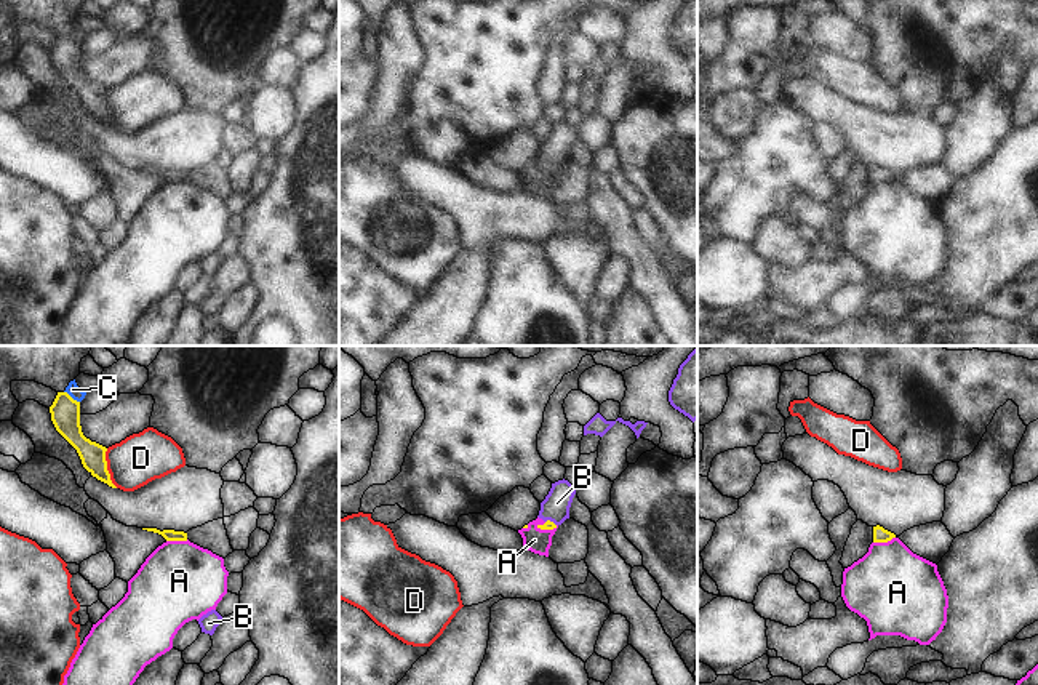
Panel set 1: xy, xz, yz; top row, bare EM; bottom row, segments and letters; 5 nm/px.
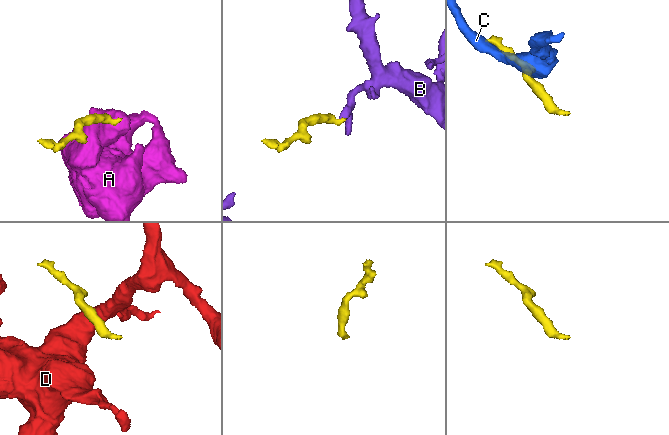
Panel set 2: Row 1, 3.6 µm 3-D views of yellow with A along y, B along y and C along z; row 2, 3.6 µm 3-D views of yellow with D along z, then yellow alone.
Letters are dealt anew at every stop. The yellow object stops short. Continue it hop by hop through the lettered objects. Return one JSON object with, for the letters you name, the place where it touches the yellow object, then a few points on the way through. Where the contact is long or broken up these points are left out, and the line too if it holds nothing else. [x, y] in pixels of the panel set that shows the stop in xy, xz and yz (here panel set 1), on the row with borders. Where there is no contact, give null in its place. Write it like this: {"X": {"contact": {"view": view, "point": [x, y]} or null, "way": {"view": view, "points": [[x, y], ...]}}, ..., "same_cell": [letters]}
{"B": {"contact": {"view": "xz", "point": [549, 520]}, "way": {"view": "xz", "points": [[549, 525], [549, 520], [555, 508]]}}, "same_cell": ["B"]}

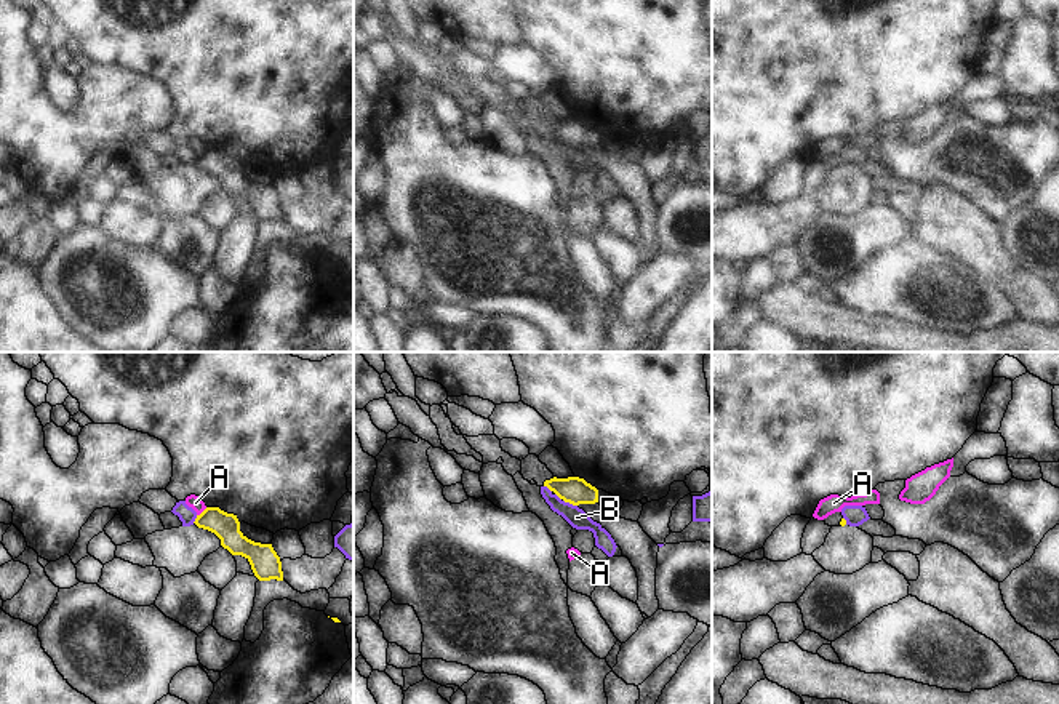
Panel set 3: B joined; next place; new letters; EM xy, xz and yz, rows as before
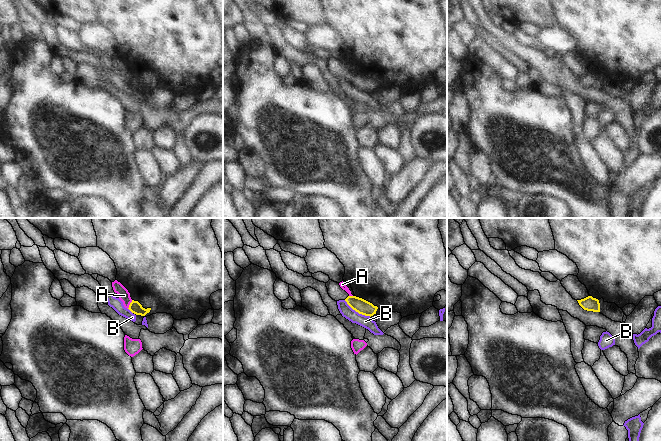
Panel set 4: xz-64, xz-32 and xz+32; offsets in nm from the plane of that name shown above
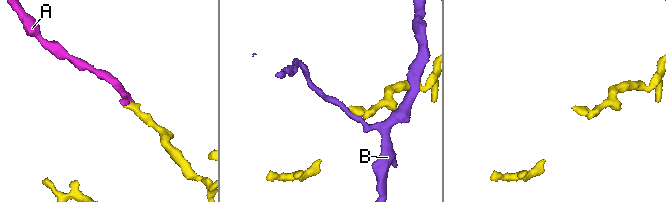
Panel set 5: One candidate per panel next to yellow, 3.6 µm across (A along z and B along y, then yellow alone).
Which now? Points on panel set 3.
{"same_cell": []}

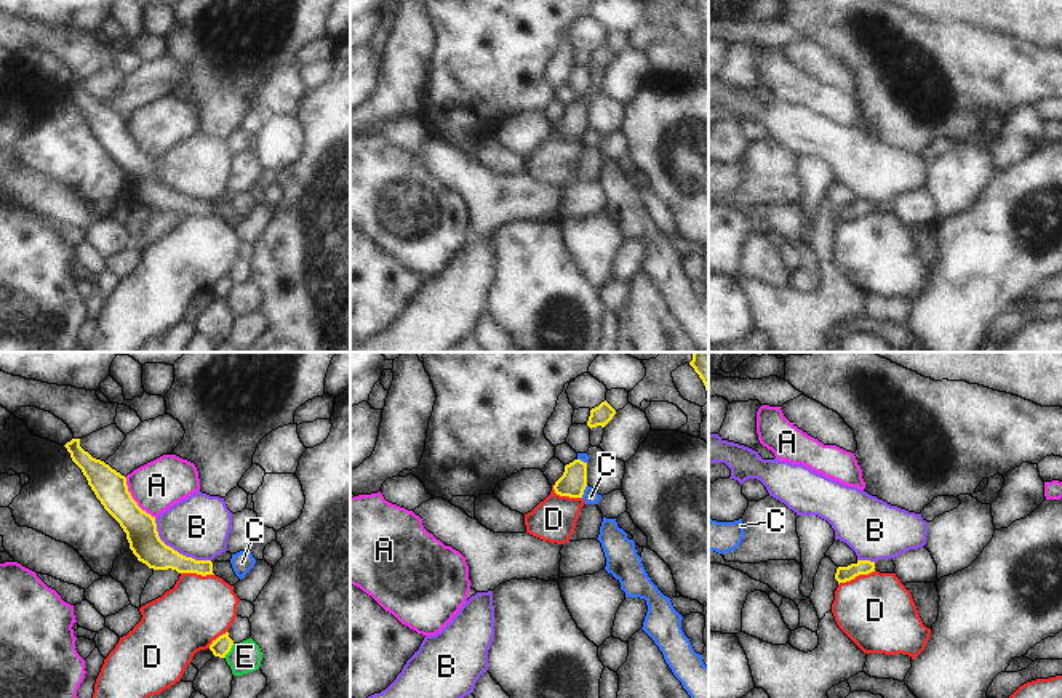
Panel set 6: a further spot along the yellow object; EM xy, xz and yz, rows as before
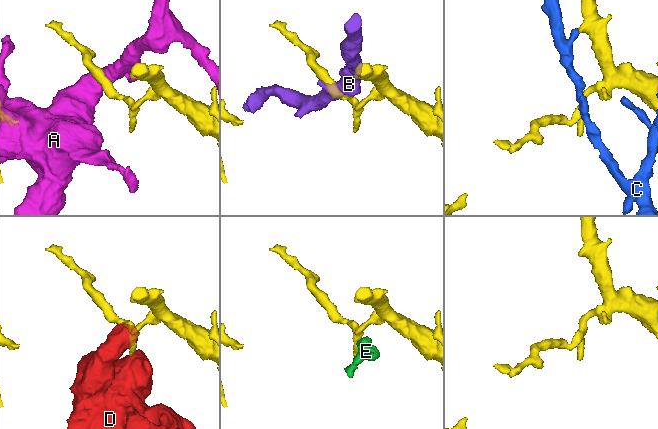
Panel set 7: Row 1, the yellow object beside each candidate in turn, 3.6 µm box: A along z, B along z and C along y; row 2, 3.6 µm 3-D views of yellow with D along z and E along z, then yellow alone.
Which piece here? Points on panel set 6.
{"same_cell": []}

